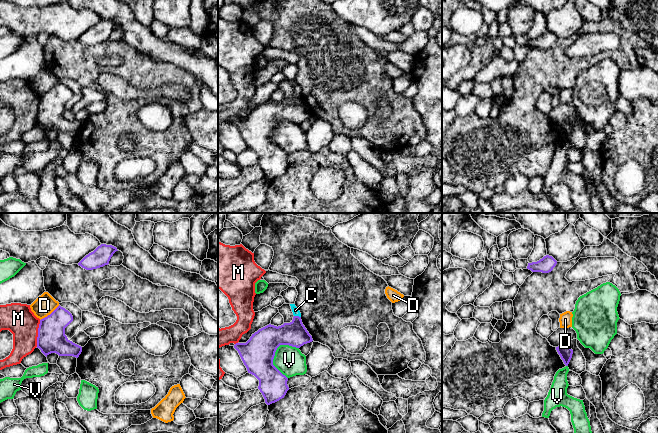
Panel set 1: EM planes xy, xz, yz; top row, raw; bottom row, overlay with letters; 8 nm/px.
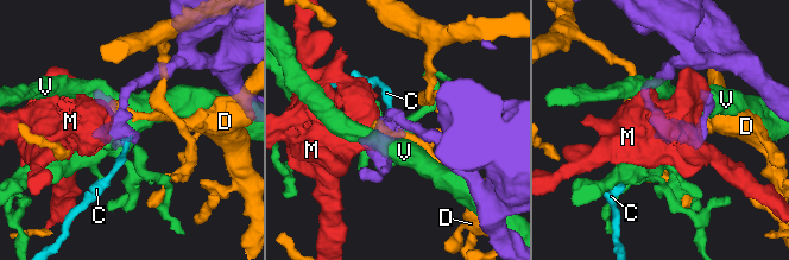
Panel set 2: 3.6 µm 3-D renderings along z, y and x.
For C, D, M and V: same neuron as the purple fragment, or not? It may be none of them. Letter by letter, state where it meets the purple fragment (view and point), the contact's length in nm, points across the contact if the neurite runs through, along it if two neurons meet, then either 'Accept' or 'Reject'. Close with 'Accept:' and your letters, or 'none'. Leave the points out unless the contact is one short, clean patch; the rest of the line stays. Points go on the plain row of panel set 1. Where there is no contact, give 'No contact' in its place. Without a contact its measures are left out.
C: Touches purple at xz (297, 92). Shared border 60 nm. Path across: xz (294, 110), (297, 92), (295, 86). Accept
D: Touches purple at xy (50, 90). Shared border 200 nm. Reject
M: Touches purple at xy (38, 109). Shared border 220 nm. Reject
V: Touches purple at xz (272, 137). Shared border 280 nm. Reject
Accept: C

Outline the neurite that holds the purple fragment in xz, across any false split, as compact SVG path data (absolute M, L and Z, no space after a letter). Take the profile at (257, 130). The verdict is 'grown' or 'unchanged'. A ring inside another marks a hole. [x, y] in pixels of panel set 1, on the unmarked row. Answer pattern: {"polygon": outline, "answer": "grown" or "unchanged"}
{"polygon": "M295 80L290 82L294 91L290 99L278 103L269 100L252 110L246 119L234 121L248 149L259 156L258 165L267 181L284 174L289 166L288 154L273 141L277 124L280 121L300 124L313 117L302 99L299 85Z", "answer": "grown"}

